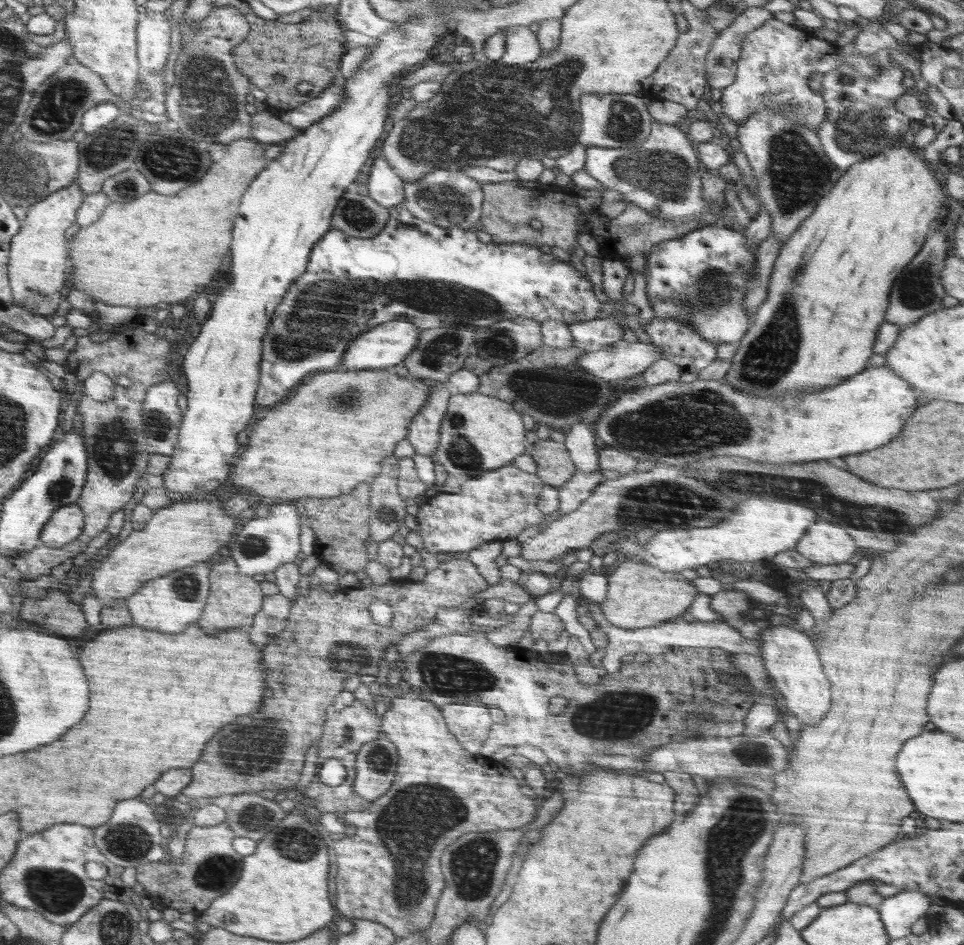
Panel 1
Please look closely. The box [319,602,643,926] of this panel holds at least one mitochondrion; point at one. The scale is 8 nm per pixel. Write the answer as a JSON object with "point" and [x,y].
{"point":[418,817]}

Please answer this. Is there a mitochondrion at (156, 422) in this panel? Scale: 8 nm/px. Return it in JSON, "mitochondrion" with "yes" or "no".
{"mitochondrion":"yes"}

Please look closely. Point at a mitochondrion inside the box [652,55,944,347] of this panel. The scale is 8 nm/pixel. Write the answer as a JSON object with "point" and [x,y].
{"point":[798,173]}

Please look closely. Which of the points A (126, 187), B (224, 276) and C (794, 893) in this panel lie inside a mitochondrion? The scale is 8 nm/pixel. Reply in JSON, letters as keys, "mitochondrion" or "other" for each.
{"A":"mitochondrion","B":"other","C":"other"}

